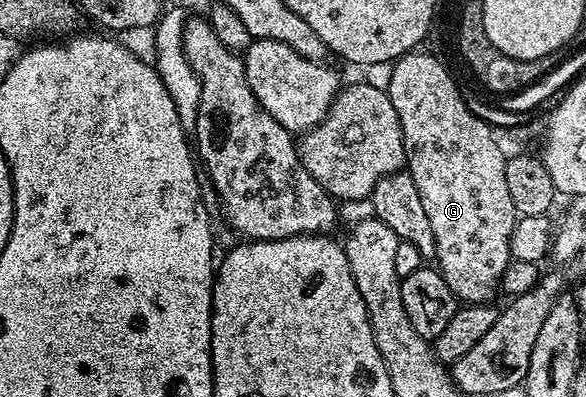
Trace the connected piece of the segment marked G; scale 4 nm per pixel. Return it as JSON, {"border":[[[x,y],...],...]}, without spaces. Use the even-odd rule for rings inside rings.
{"border":[[[411,52],[403,54],[389,67],[390,70],[390,86],[388,85],[388,93],[392,100],[392,108],[396,108],[396,116],[400,120],[400,128],[404,136],[404,148],[406,149],[406,166],[408,173],[412,176],[412,180],[416,184],[416,192],[420,192],[420,200],[424,200],[424,212],[428,216],[428,221],[432,223],[432,232],[436,236],[436,268],[444,276],[444,280],[448,284],[448,288],[454,293],[455,298],[462,304],[486,304],[491,301],[490,298],[495,293],[499,293],[499,282],[504,272],[504,268],[508,268],[511,262],[510,241],[512,240],[512,230],[520,217],[518,210],[512,204],[512,196],[508,193],[508,180],[504,177],[504,168],[506,167],[507,155],[502,154],[502,150],[498,147],[498,142],[494,139],[495,131],[492,129],[490,122],[478,117],[477,113],[468,103],[462,99],[462,90],[454,83],[454,78],[450,75],[450,70],[437,58],[434,54],[418,54],[422,52]]]}

